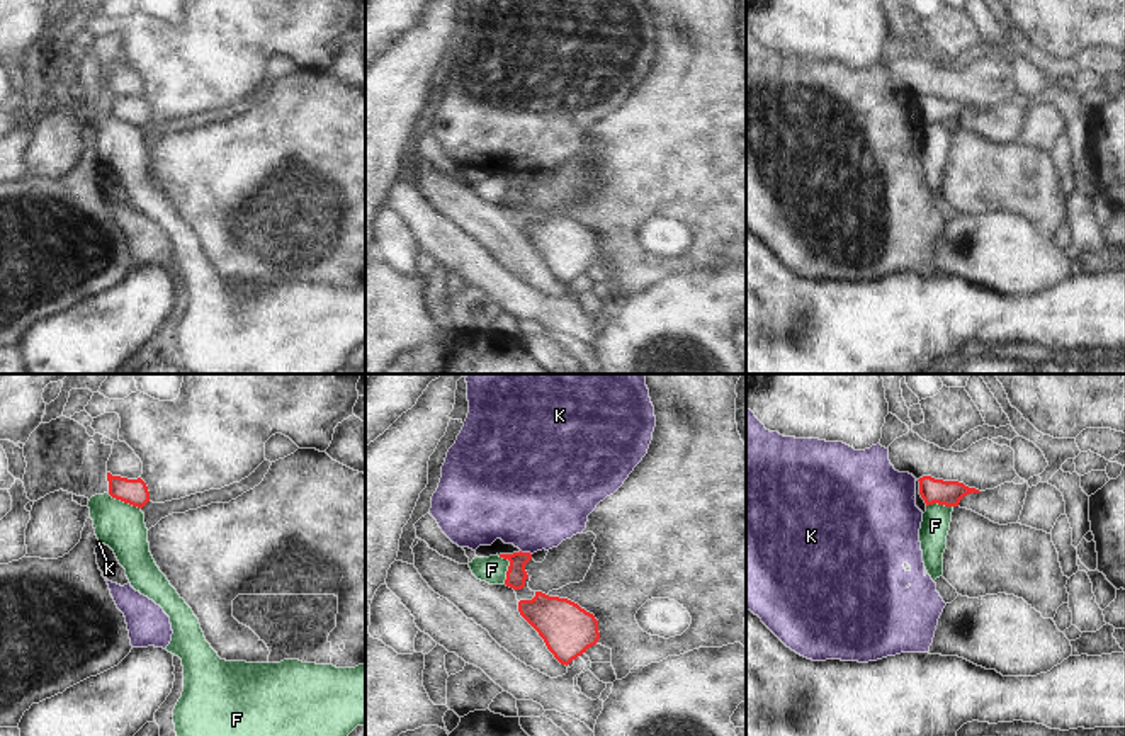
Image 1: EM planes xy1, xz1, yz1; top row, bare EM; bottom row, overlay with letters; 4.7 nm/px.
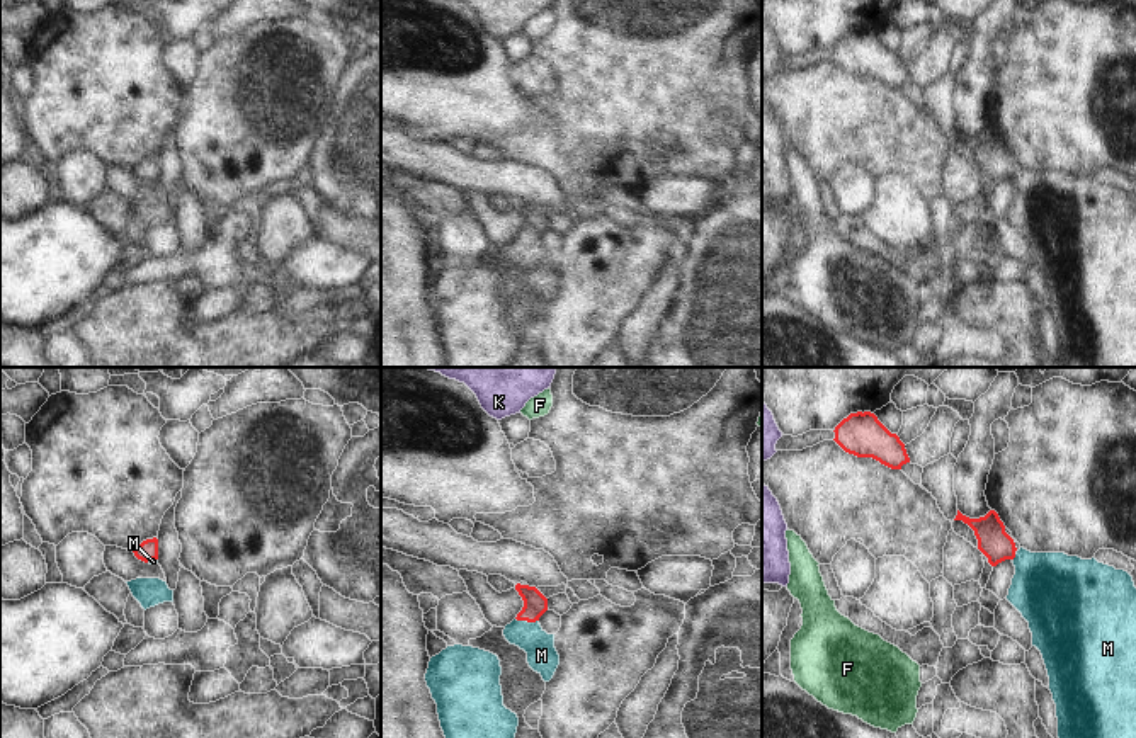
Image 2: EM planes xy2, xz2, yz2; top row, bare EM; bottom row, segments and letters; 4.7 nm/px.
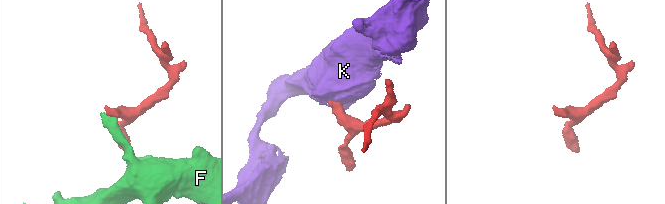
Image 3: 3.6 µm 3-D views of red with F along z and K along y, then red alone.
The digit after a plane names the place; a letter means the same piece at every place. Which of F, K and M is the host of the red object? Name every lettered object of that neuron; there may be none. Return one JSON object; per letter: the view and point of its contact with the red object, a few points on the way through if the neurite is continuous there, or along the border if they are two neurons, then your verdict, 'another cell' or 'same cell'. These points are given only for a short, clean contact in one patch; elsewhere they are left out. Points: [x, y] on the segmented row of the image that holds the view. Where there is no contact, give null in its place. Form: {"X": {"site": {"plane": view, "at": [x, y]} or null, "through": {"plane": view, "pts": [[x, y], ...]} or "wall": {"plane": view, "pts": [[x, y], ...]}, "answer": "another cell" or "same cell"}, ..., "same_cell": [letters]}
{"F": {"site": {"plane": "xz1", "at": [508, 568]}, "wall": {"plane": "xz1", "pts": [[498, 556], [508, 561], [503, 583]]}, "answer": "another cell"}, "K": {"site": {"plane": "xz1", "at": [525, 553]}, "wall": {"plane": "xz1", "pts": [[520, 549], [531, 554]]}, "answer": "another cell"}, "M": {"site": {"plane": "xz2", "at": [528, 621]}, "through": {"plane": "xz2", "pts": [[534, 602], [528, 621], [528, 635], [541, 655]]}, "answer": "same cell"}, "same_cell": ["M"]}

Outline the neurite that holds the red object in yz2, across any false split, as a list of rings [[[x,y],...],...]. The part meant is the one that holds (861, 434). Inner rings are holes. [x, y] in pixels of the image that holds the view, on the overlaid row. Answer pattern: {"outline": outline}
{"outline": [[[850,413],[835,427],[835,442],[849,454],[872,457],[891,469],[910,463],[905,444],[874,413]]]}

